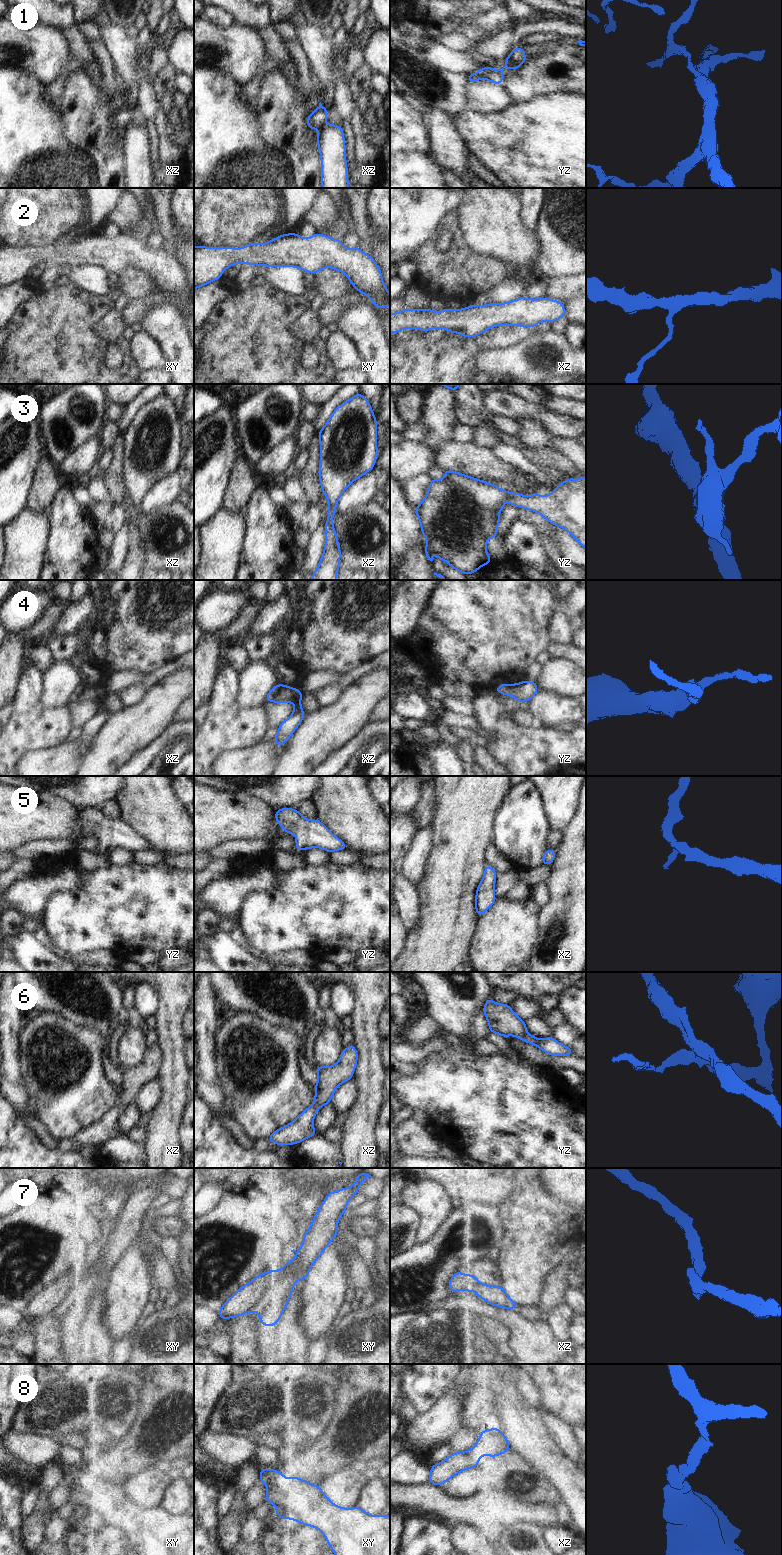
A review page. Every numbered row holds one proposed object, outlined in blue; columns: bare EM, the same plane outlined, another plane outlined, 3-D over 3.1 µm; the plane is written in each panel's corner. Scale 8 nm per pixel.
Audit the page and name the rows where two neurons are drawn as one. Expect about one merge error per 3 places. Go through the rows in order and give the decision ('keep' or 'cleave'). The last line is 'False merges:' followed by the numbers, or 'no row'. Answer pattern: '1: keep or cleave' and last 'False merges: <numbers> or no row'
1: keep
2: keep
3: cleave
4: keep
5: keep
6: cleave
7: cleave
8: keep
False merges: 3, 6, 7

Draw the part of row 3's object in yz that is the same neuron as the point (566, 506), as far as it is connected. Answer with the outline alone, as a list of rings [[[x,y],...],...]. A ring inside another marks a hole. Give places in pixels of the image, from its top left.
[[[586,477],[578,480],[567,478],[548,496],[540,496],[538,493],[523,496],[517,493],[515,497],[510,498],[510,505],[539,513],[553,525],[566,530],[586,549]]]

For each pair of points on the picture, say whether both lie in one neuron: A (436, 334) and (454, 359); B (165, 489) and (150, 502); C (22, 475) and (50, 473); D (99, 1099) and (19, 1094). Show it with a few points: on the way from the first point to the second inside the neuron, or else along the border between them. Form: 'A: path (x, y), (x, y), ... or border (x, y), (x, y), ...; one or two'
A: border (450, 333), (433, 342), (427, 342), (423, 338); two
B: path (161, 493), (154, 498); one
C: border (41, 456), (30, 493), (27, 496); two
D: border (19, 1073), (26, 1090), (27, 1109), (32, 1115); two

